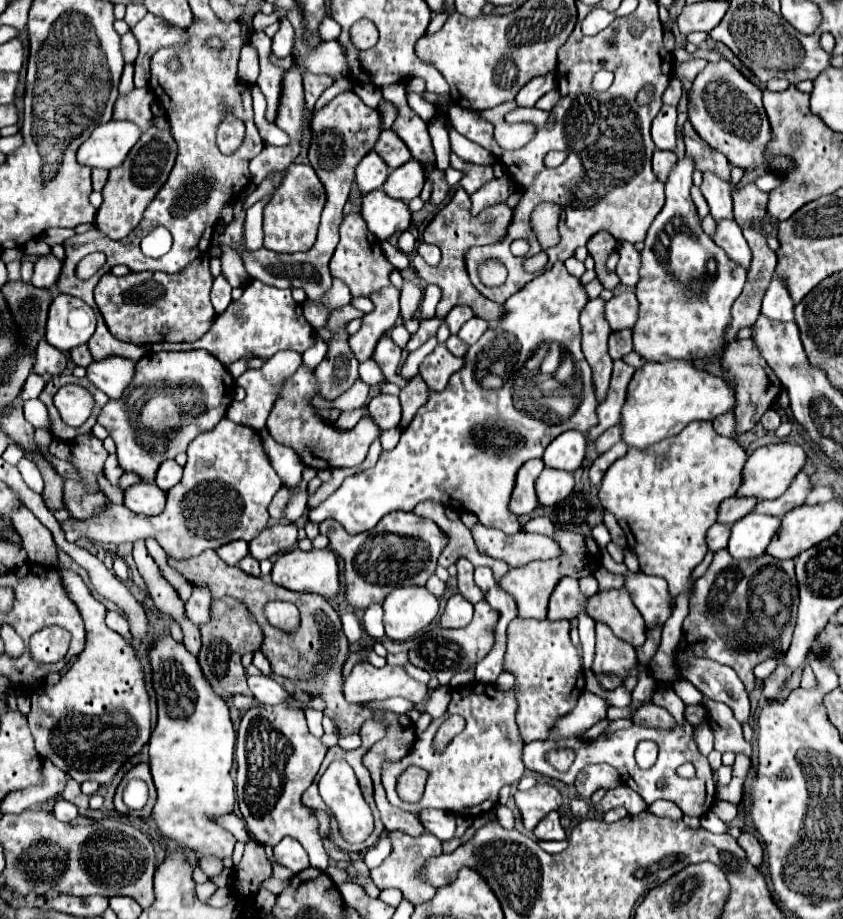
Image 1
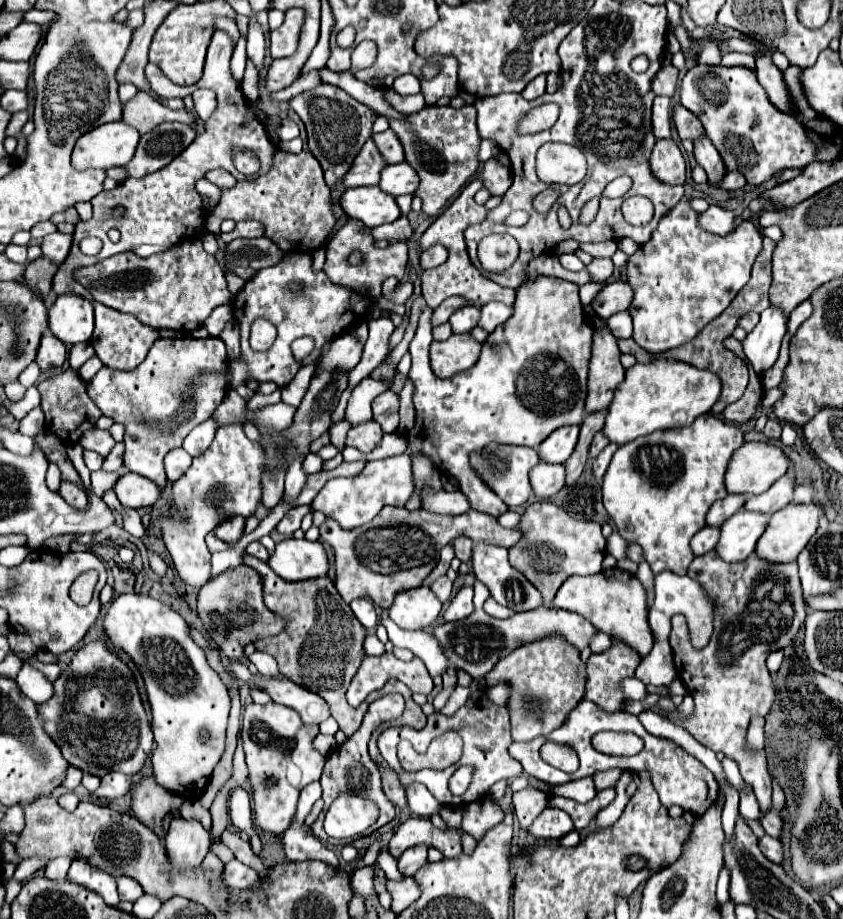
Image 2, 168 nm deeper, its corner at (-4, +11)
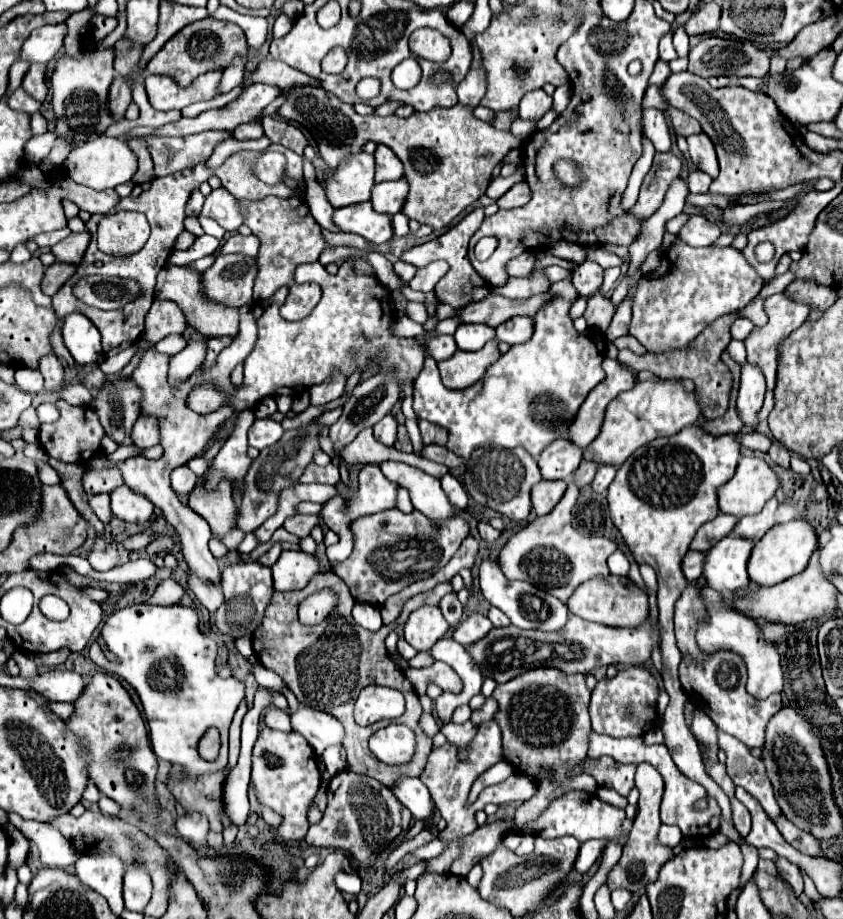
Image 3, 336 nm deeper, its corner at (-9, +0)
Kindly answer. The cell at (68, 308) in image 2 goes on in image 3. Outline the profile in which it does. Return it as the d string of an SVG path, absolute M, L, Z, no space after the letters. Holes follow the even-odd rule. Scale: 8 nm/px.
M69 314L63 320L63 340L77 364L93 364L101 358L101 334L83 314Z

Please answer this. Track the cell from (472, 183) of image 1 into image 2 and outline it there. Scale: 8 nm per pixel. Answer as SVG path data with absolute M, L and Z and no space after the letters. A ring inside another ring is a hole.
M498 157L488 159L482 169L476 173L476 177L484 183L484 187L488 191L492 191L492 195L504 195L512 183L512 171L510 167L502 165Z

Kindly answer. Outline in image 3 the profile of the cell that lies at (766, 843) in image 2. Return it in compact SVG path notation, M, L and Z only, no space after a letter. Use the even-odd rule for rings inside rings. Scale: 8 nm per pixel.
M779 858L775 864L777 864L779 874L781 874L789 884L791 884L793 892L797 892L797 894L801 896L801 894L803 894L803 876L801 876L799 868L797 868L797 866L793 866L791 862L787 862L785 858Z

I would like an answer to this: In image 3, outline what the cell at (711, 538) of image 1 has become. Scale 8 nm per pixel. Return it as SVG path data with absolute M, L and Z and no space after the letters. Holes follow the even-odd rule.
M687 552L685 554L685 558L681 562L681 570L689 584L695 584L697 578L703 574L703 562L705 562L703 552Z

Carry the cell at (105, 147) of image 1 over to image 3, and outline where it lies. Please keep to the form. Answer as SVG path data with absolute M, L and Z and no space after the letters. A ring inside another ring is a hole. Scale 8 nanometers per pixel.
M99 136L95 140L83 142L81 146L75 146L75 150L65 158L63 170L77 184L89 186L93 190L107 190L125 184L133 178L133 174L137 172L137 156L121 138Z

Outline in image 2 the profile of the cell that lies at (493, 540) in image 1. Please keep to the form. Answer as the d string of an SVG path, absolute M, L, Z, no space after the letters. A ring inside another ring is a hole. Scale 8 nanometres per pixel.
M384 507L372 523L344 531L334 519L326 519L320 525L320 539L332 545L336 563L336 589L346 603L354 599L372 599L382 609L388 609L400 591L420 587L438 563L440 551L456 535L468 535L474 543L484 541L488 545L514 547L524 531L504 529L496 517L480 511L468 511L464 515L436 515L426 509L408 511L404 507Z

